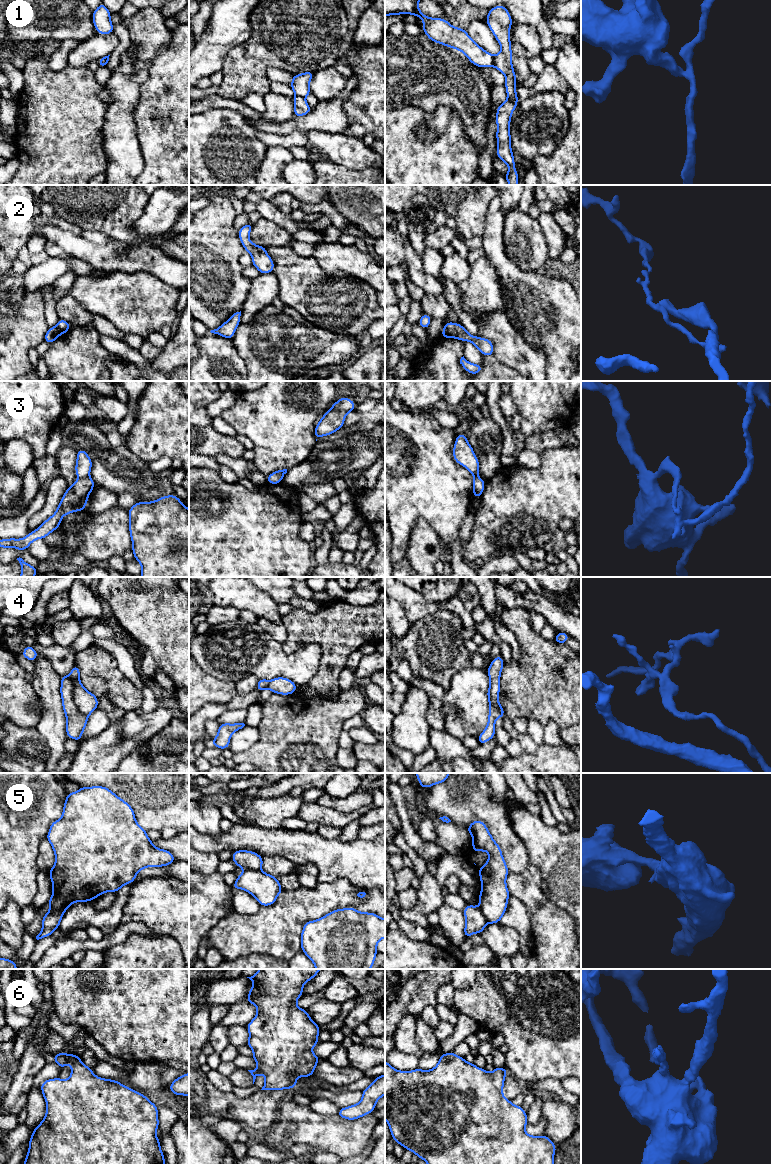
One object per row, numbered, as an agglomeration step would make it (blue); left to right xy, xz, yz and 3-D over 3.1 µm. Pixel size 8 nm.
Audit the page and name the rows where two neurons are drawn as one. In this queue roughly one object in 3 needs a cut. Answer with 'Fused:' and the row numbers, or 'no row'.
Fused: 1, 3, 4, 5

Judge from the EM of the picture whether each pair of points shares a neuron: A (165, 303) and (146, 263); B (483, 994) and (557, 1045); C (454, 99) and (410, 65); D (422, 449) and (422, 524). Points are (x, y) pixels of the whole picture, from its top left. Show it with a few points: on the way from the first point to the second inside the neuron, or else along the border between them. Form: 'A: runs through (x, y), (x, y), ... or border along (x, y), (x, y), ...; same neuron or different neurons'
A: border along (128, 272), (148, 272), (171, 286); different neurons
B: runs through (502, 1013), (508, 1020), (530, 1020), (538, 1027); same neuron
C: runs through (443, 88), (430, 75), (421, 73); same neuron
D: border along (438, 535), (424, 519), (419, 518), (409, 538); different neurons

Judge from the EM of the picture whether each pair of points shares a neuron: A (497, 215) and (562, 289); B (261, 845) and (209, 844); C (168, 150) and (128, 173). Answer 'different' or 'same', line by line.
A: same
B: same
C: different

